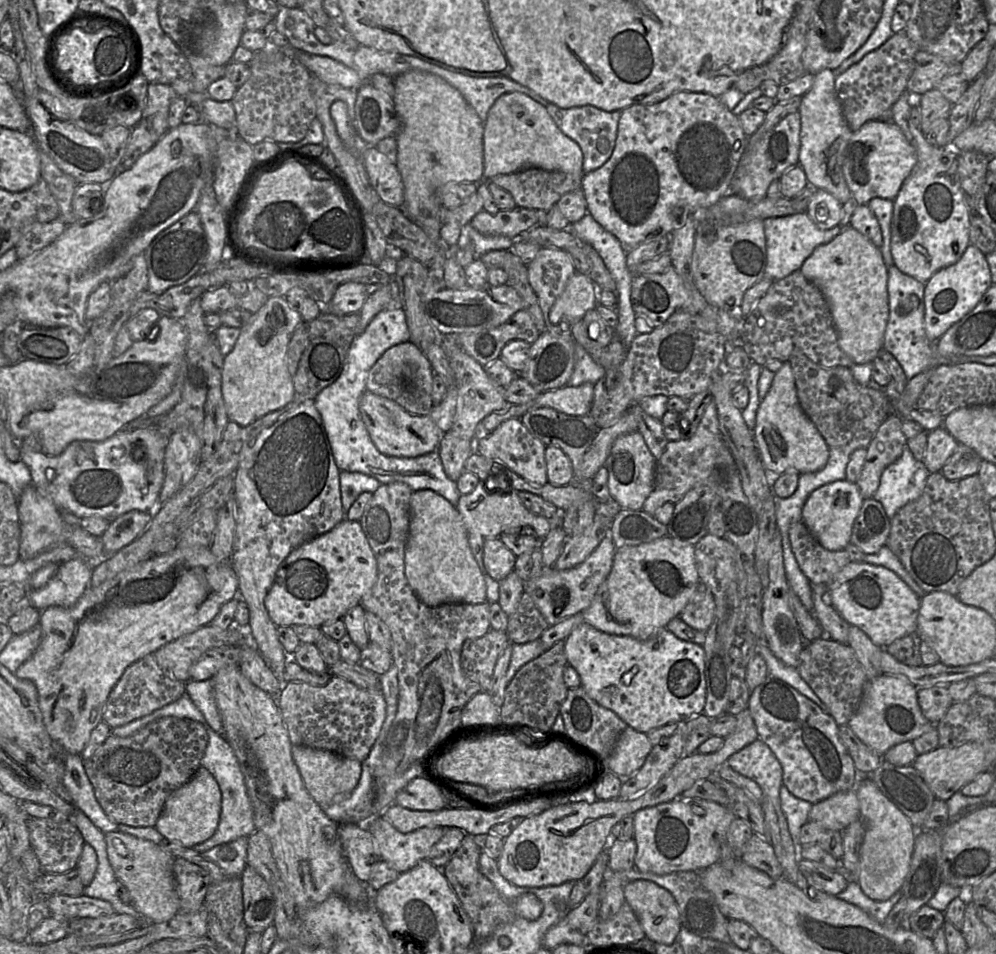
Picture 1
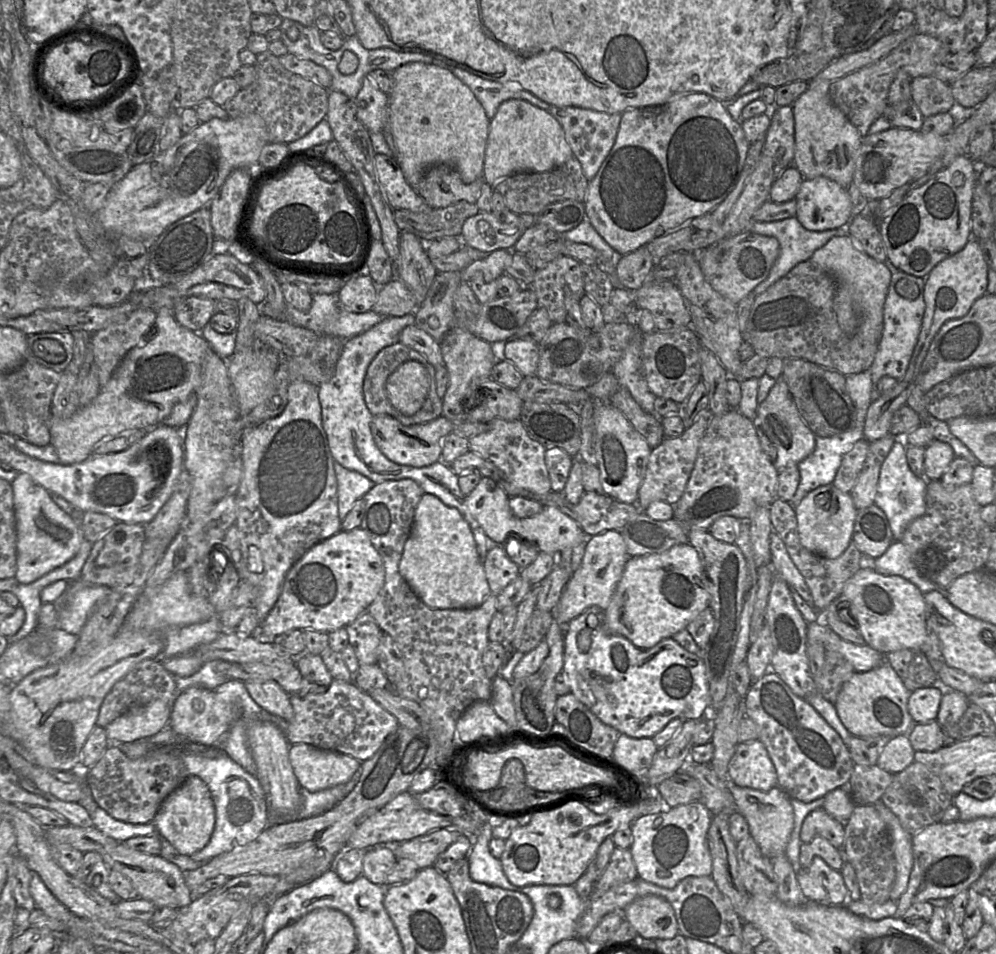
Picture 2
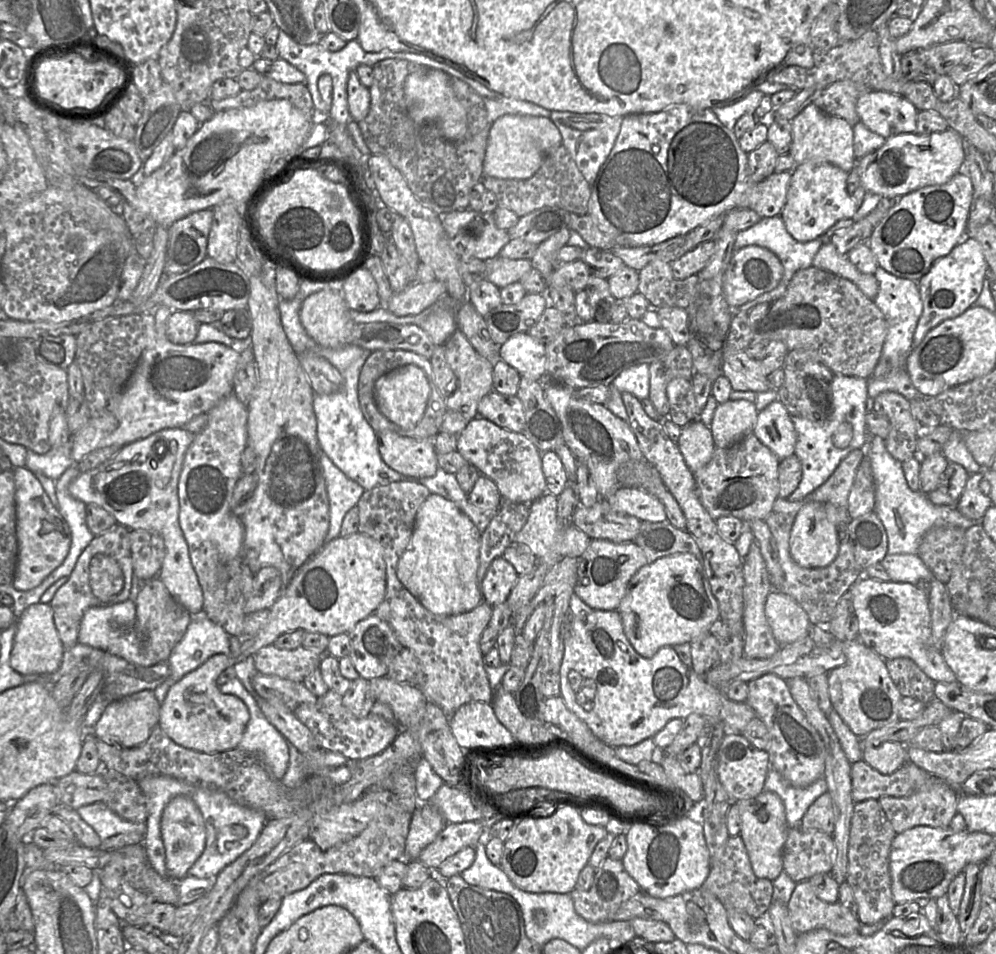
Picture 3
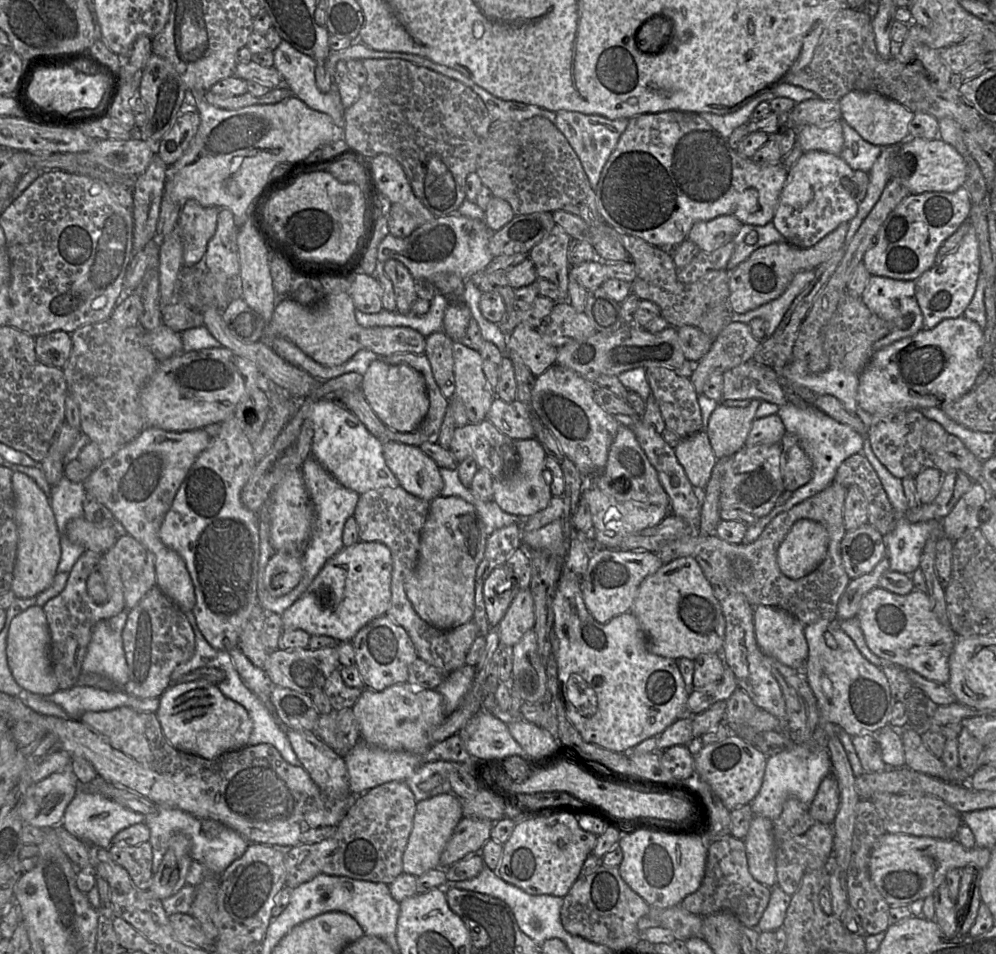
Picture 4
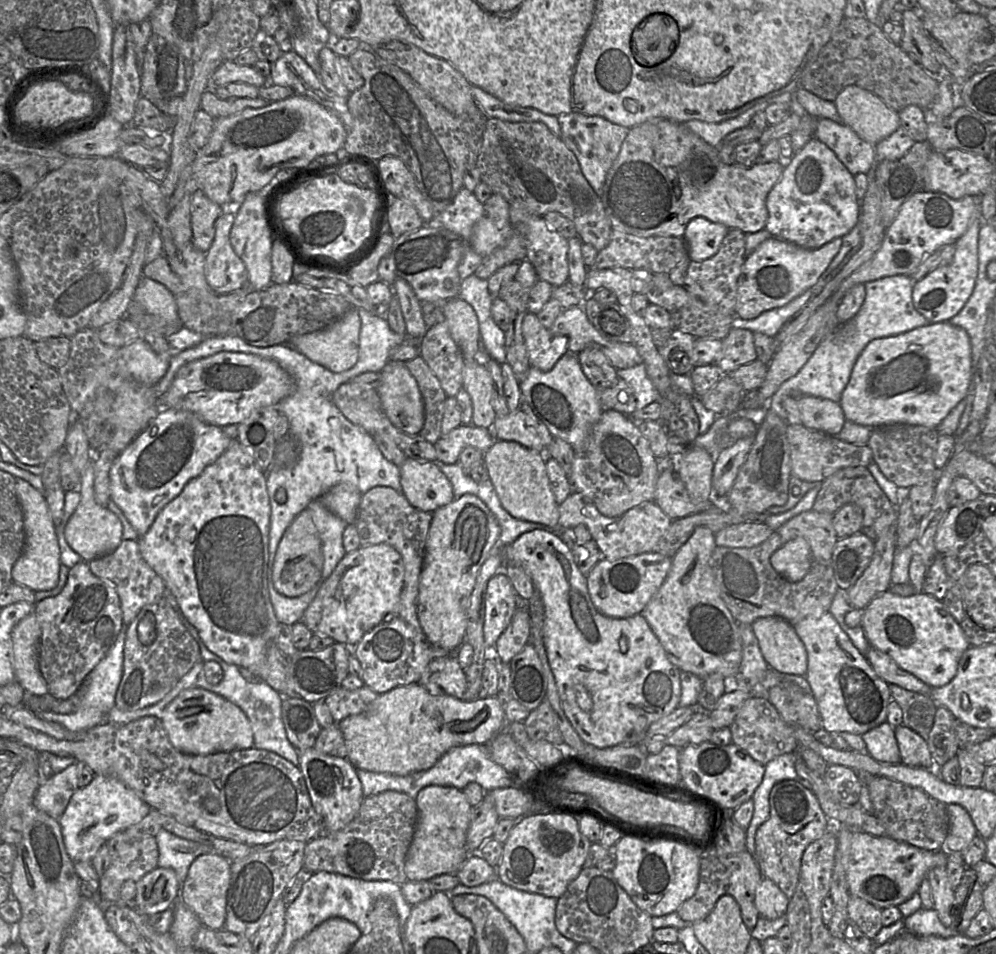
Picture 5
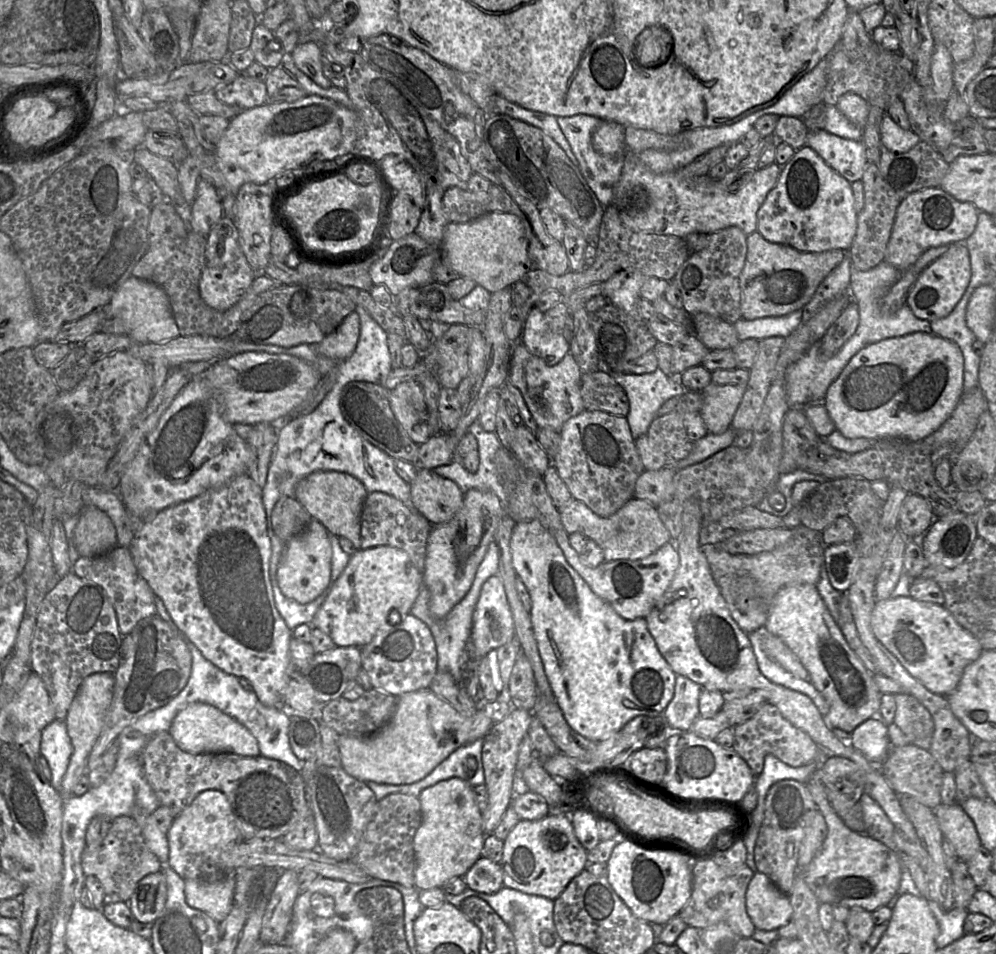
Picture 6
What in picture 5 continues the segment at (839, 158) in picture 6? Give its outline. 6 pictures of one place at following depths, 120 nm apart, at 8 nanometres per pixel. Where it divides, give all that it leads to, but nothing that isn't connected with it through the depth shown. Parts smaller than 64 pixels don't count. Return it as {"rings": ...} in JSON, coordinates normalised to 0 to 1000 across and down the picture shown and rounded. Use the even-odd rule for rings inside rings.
{"rings":[[[821,125],[816,143],[829,151],[857,184],[870,182],[880,172],[879,152],[865,146],[846,128]]]}

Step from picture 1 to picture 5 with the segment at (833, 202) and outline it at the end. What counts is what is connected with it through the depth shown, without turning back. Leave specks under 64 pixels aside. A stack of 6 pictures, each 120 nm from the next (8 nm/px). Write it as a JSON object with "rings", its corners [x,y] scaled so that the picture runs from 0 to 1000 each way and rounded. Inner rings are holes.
{"rings":[[[813,145],[800,161],[787,170],[783,188],[770,204],[769,217],[771,229],[768,240],[775,248],[809,261],[820,261],[837,249],[846,248],[861,234],[863,225],[858,184],[833,155],[820,145]]]}

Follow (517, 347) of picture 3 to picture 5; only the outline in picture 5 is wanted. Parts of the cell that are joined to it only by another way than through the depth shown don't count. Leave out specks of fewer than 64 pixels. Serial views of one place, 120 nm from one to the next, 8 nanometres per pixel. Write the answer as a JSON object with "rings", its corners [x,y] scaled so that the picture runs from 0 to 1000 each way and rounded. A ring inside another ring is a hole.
{"rings":[[[529,328],[524,338],[524,349],[533,384],[553,388],[570,368],[569,354],[547,344],[539,329]]]}

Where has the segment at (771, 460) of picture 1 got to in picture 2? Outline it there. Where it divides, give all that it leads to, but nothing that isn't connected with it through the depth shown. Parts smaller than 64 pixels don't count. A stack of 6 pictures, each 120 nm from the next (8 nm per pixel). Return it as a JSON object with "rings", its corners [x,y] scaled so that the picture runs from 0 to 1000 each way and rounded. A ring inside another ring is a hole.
{"rings":[[[783,394],[766,421],[761,423],[755,439],[764,470],[779,493],[800,486],[812,478],[818,470],[818,455],[804,438],[792,411],[790,401]]]}

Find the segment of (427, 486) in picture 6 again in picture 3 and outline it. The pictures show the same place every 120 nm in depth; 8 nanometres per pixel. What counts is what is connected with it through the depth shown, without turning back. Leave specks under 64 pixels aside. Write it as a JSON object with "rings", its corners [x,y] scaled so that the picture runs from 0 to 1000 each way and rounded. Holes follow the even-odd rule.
{"rings":[[[395,452],[378,454],[385,483],[408,502],[435,500],[440,492],[436,459],[412,459]]]}

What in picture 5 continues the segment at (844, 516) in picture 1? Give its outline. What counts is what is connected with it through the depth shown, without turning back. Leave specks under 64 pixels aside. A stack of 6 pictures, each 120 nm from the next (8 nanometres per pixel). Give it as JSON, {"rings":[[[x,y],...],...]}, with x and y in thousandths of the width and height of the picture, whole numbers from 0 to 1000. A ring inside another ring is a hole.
{"rings":[[[806,563],[795,565],[775,581],[773,589],[791,609],[803,609],[814,594],[815,581],[812,569]]]}

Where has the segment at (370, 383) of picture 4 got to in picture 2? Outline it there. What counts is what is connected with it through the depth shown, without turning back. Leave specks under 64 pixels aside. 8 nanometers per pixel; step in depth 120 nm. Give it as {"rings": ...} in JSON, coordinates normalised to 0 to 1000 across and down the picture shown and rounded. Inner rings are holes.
{"rings":[[[408,378],[390,395],[387,409],[399,431],[414,436],[422,430],[430,414],[430,390],[423,381]]]}

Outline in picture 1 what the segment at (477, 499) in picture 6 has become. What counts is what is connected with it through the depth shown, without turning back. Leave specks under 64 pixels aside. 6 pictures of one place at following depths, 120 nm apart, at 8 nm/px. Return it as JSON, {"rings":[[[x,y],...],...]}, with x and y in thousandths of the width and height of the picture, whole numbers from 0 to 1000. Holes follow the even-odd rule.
{"rings":[[[432,513],[418,514],[413,521],[407,602],[416,622],[431,636],[489,631],[487,604],[473,578],[463,539],[448,522]]]}

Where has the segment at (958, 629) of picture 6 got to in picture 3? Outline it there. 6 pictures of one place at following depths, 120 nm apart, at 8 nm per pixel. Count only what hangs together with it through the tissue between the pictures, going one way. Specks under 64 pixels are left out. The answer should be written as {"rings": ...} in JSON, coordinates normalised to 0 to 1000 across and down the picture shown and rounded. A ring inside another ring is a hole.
{"rings":[[[867,603],[852,618],[861,650],[861,670],[869,678],[887,690],[917,692],[939,715],[961,714],[945,680],[937,673],[933,626],[920,613],[884,609]]]}

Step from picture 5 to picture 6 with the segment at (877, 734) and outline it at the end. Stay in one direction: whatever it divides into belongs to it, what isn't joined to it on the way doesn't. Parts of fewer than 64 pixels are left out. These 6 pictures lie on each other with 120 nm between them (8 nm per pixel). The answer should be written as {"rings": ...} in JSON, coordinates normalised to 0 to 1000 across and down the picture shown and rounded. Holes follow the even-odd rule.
{"rings":[[[884,752],[869,755],[855,767],[853,781],[876,801],[886,802],[896,784],[891,761]]]}

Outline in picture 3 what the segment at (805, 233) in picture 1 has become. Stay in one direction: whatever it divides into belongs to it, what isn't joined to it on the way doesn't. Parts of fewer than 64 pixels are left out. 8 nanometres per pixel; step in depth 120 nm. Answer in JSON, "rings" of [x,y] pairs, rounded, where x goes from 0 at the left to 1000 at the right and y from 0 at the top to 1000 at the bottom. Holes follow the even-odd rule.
{"rings":[[[783,224],[774,227],[766,227],[756,237],[741,243],[737,253],[737,262],[751,257],[760,257],[770,260],[782,270],[786,279],[786,287],[781,299],[777,303],[749,317],[741,322],[738,327],[752,327],[756,322],[763,318],[776,317],[782,313],[788,307],[794,291],[801,283],[816,279],[816,270],[825,256],[826,254],[823,248],[810,254],[799,253],[790,242]]]}

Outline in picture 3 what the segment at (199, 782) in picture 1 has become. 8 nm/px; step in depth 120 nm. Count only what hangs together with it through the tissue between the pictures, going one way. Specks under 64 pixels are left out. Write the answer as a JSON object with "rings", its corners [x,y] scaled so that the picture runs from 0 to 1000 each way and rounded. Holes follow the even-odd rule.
{"rings":[[[178,834],[165,847],[162,856],[162,876],[166,890],[168,919],[180,923],[202,896],[206,887],[206,865],[201,849],[192,836]]]}

